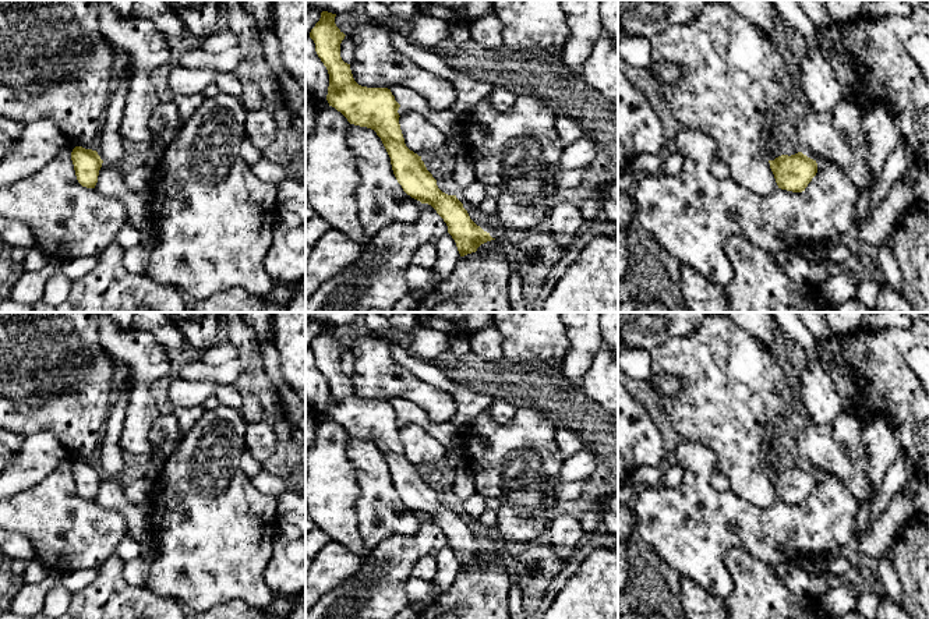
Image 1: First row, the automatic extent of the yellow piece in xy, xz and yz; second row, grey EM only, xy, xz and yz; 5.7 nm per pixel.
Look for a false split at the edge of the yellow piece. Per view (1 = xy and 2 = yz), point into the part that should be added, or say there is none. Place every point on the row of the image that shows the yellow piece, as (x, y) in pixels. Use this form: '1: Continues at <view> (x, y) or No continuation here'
1: No continuation here
2: No continuation here

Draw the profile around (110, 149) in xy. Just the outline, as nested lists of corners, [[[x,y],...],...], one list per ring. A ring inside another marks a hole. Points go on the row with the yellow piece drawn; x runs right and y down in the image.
[[[120,84],[114,91],[107,106],[106,121],[98,146],[98,155],[100,159],[116,167],[121,167],[123,162],[123,137],[120,134],[120,123],[123,119],[127,89],[127,85]]]

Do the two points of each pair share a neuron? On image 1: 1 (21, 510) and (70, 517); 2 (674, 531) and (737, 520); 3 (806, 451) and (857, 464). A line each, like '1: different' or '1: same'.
1: same
2: same
3: same

